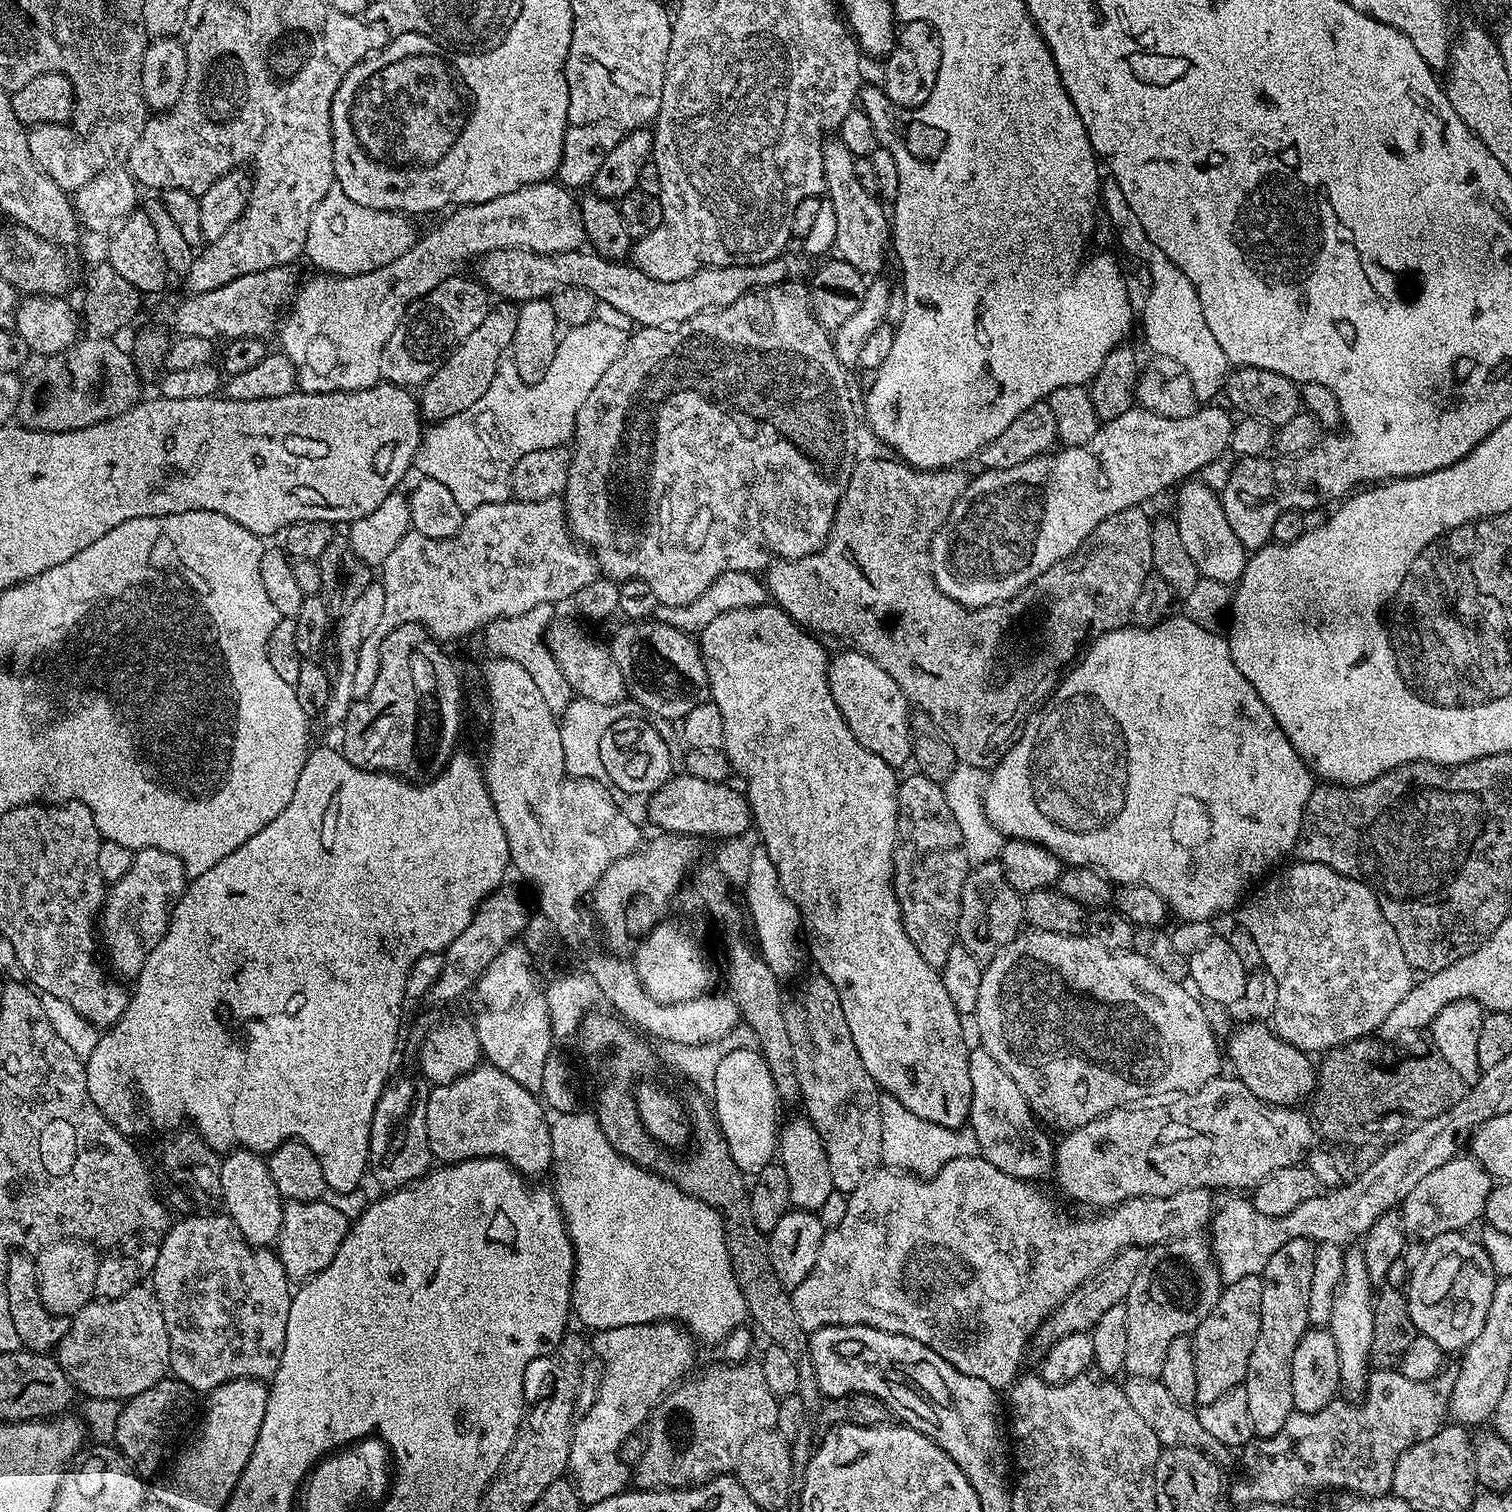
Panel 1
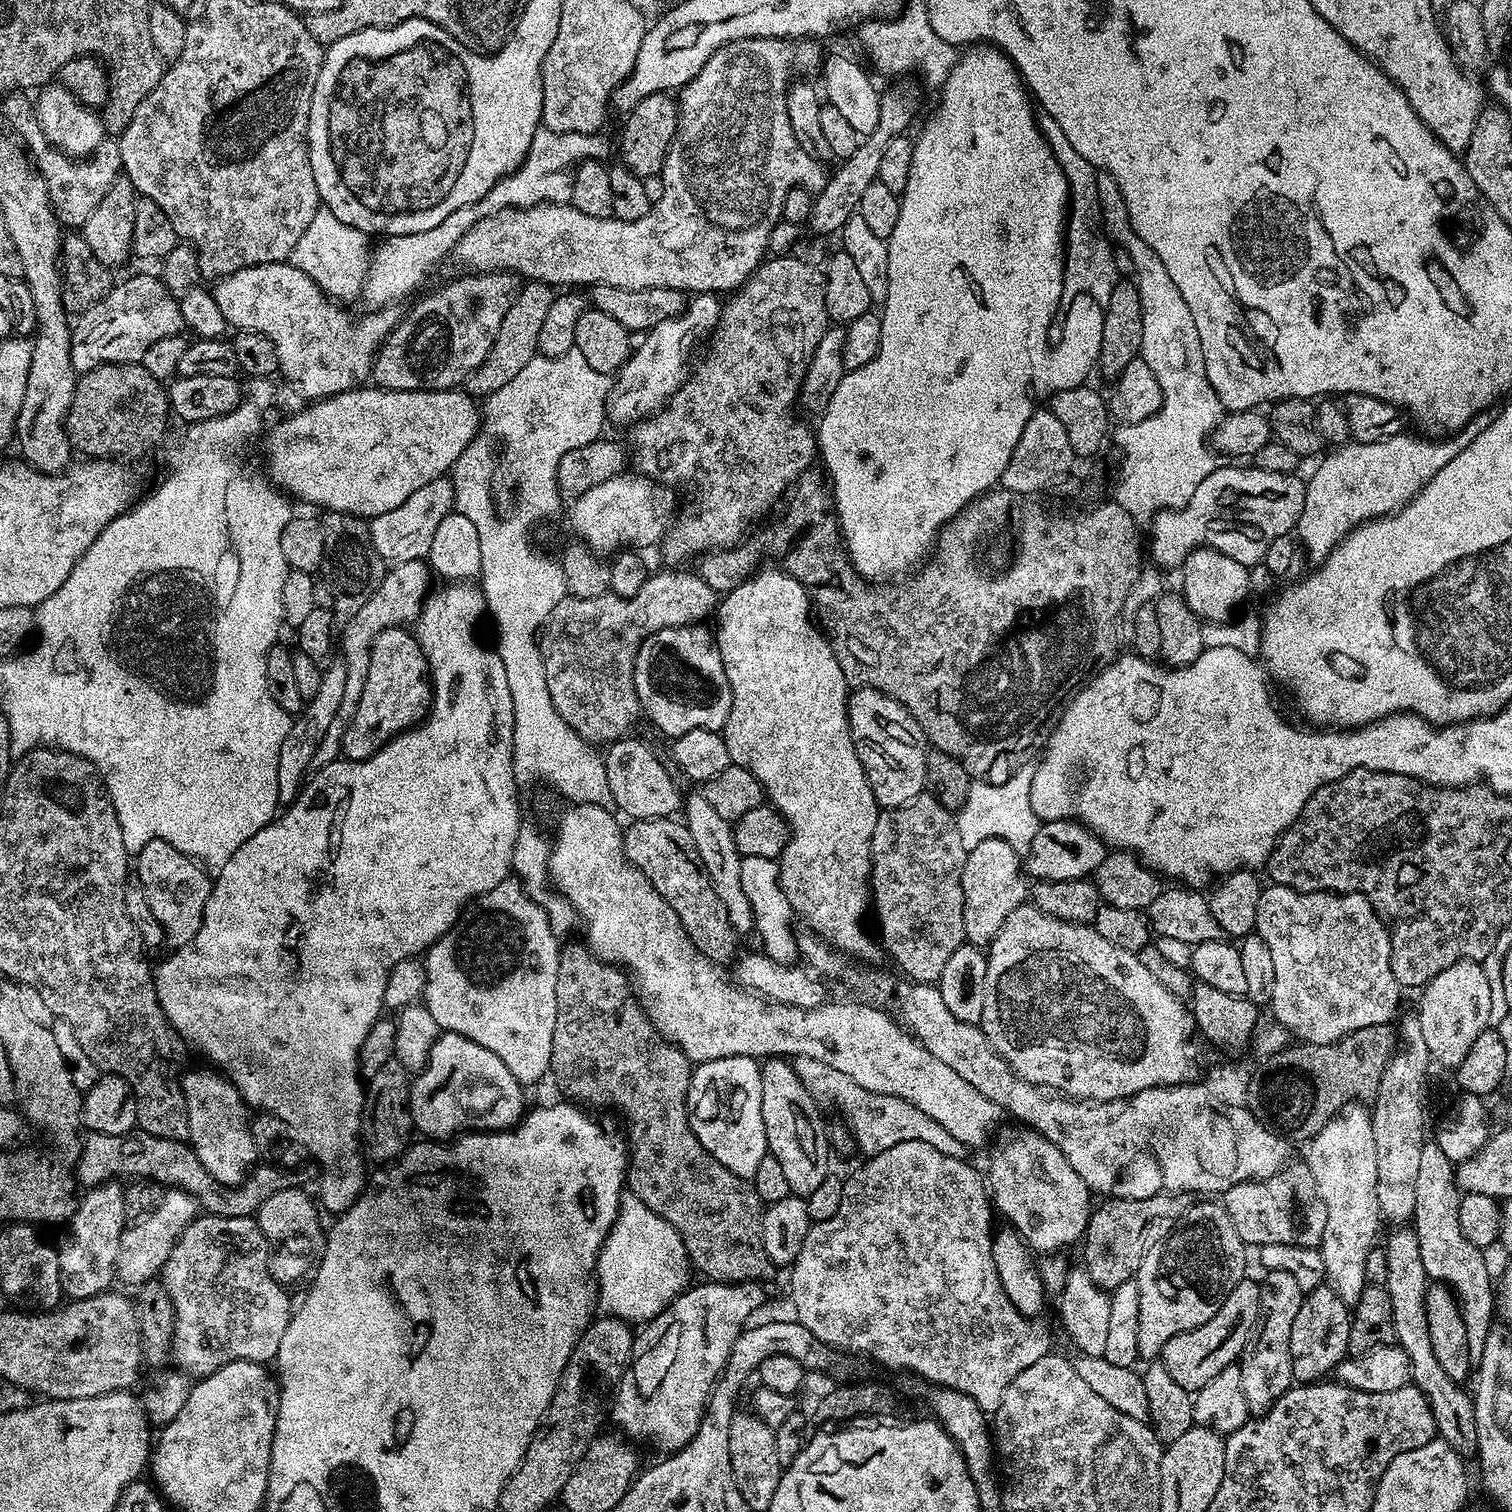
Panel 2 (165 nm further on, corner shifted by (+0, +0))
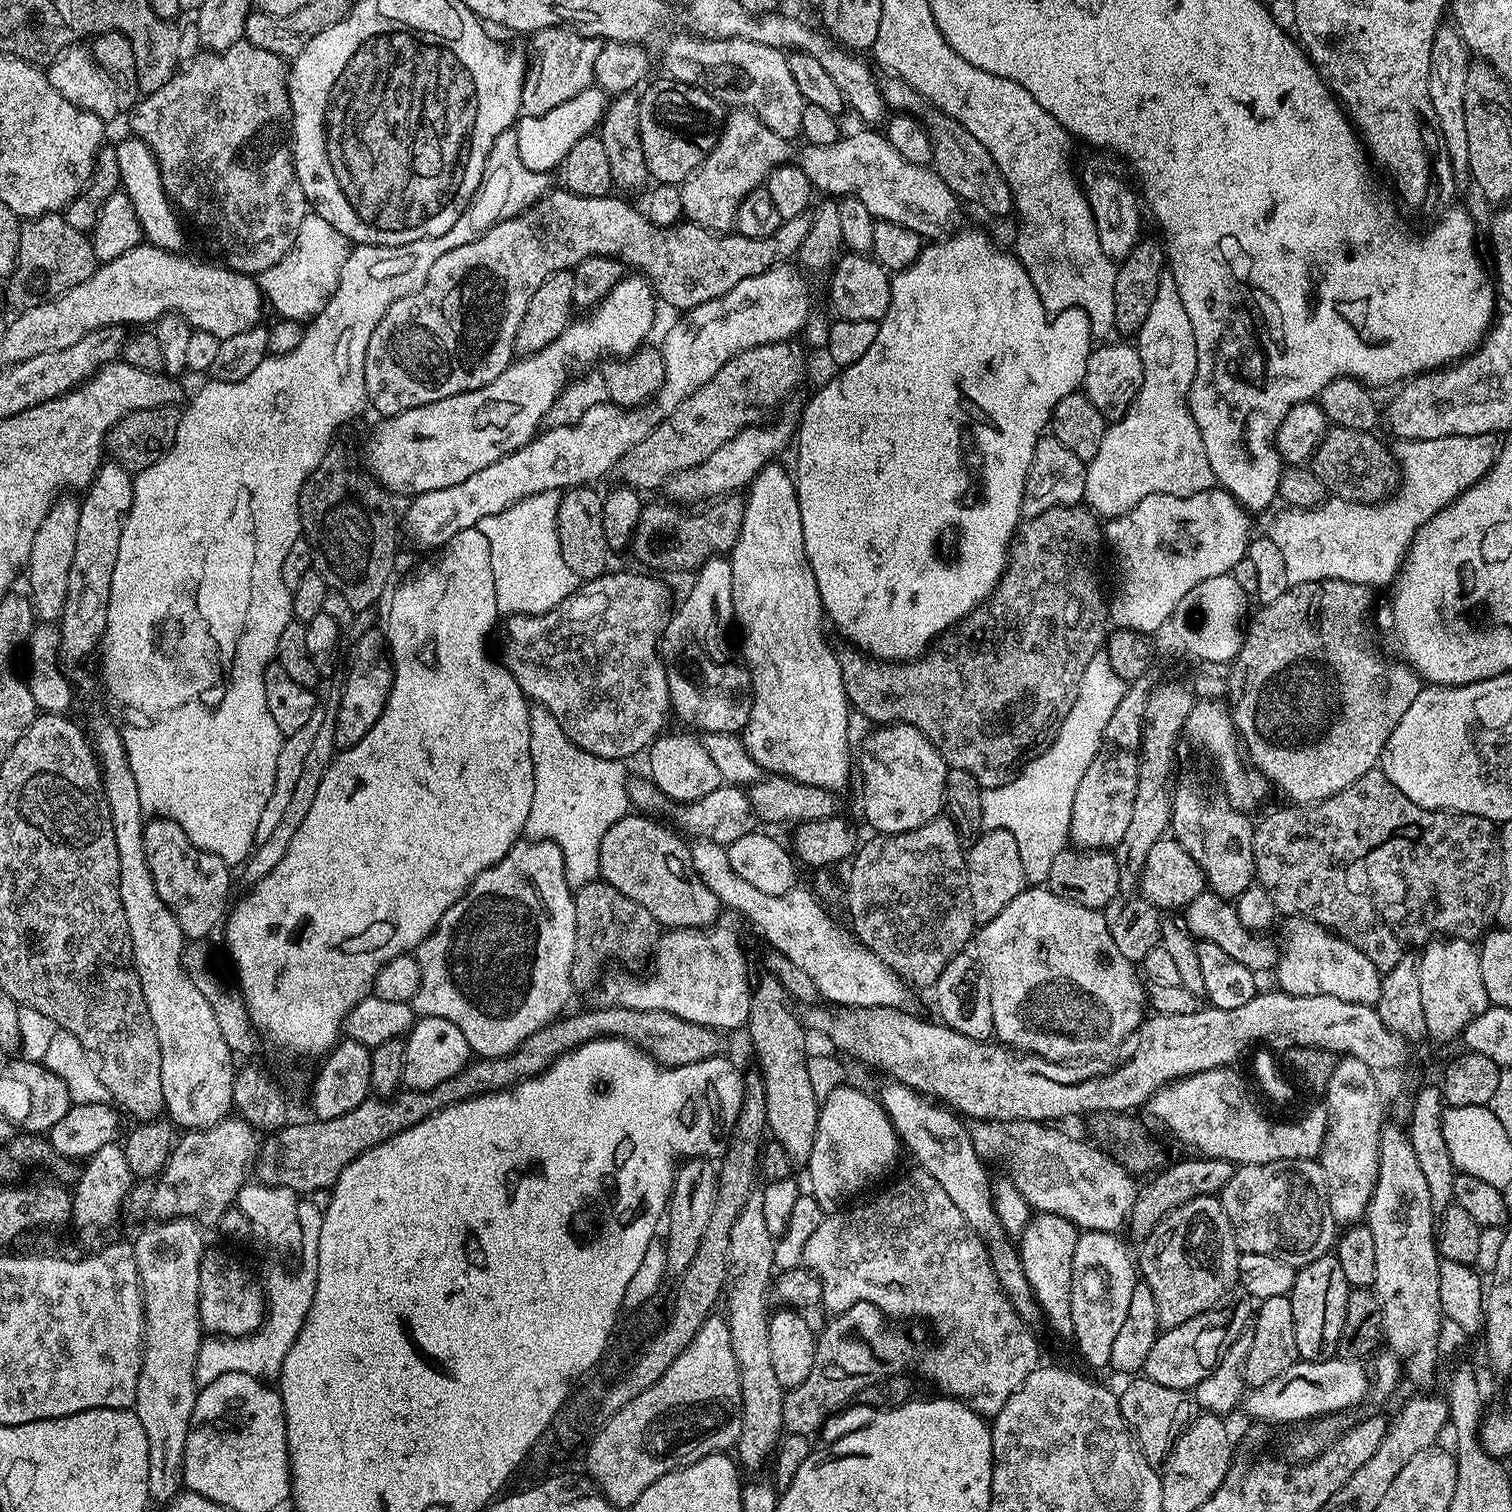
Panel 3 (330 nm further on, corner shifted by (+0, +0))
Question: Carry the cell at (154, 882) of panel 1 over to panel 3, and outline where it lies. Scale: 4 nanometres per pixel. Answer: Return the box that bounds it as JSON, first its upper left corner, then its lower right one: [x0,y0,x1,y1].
[144,818,230,941]

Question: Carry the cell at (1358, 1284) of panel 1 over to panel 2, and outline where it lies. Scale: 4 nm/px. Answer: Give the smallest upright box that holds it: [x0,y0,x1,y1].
[1306,1102,1382,1306]

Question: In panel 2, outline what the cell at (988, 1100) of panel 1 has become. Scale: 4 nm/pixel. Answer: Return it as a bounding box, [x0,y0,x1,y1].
[986,1130,1094,1254]

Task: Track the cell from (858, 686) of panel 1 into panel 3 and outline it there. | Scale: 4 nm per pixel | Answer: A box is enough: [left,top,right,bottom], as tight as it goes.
[858,724,949,834]

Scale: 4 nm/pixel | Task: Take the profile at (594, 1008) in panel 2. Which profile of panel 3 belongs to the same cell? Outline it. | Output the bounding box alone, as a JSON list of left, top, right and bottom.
[570,878,662,989]

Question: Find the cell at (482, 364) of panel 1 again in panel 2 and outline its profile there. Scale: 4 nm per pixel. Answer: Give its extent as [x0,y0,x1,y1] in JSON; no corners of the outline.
[466,280,553,398]

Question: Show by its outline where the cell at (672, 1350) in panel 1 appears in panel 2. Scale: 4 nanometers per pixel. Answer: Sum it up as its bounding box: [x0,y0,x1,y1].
[612,1283,764,1454]

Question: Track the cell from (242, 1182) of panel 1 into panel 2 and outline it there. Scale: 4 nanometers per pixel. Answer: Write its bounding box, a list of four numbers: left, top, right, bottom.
[180,1067,258,1188]

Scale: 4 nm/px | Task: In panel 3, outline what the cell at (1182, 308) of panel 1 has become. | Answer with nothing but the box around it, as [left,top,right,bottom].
[1083,271,1216,518]

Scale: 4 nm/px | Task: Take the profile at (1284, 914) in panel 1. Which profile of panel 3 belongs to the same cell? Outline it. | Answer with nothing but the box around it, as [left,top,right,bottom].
[1274,914,1382,1005]

